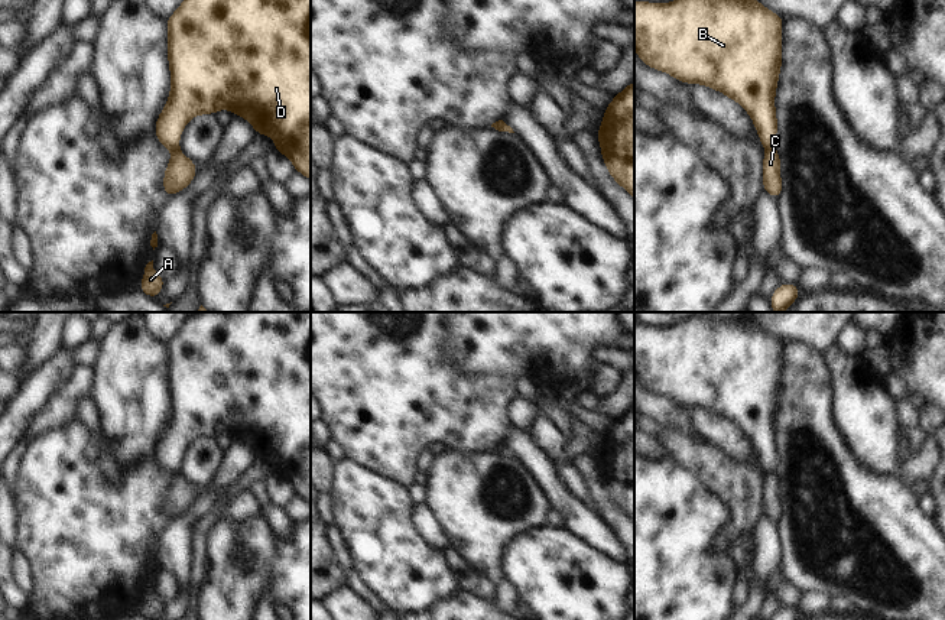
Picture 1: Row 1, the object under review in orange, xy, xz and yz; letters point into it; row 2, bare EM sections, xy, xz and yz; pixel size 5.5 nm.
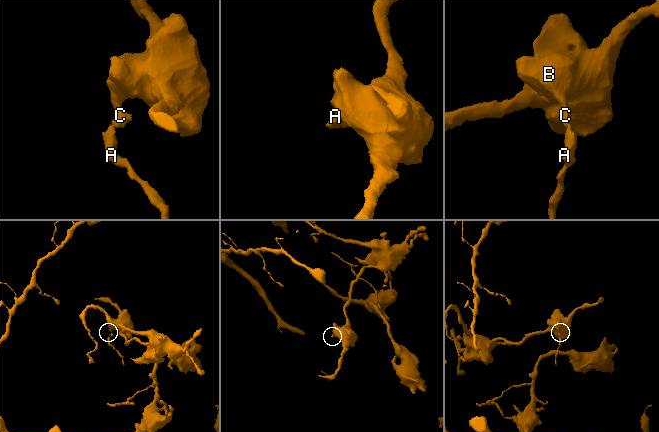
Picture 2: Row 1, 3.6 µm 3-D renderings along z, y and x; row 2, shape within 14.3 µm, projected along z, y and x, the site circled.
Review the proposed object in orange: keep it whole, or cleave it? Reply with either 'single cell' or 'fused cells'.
fused cells

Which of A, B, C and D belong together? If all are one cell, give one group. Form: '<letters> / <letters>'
A C / B D

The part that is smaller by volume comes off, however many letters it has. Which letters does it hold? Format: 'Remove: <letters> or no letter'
Remove: A, C

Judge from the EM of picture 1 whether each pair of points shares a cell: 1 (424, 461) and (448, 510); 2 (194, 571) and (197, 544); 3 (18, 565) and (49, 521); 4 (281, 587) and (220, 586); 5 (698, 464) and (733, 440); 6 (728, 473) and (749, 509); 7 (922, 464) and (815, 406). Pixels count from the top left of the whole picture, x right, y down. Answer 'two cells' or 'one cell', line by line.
1: two cells
2: one cell
3: two cells
4: two cells
5: two cells
6: one cell
7: two cells

